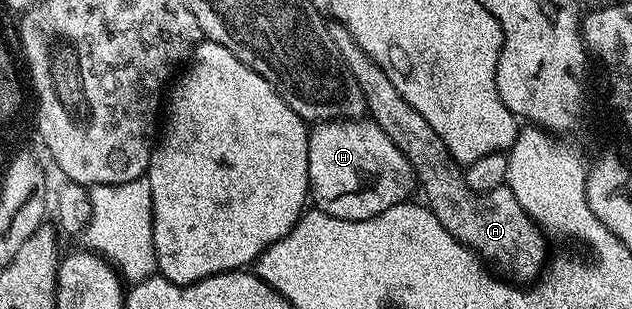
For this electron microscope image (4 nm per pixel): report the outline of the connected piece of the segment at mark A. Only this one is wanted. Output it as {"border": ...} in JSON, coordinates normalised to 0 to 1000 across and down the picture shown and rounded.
{"border":[[[522,68],[516,91],[544,210],[557,236],[557,249],[563,249],[563,275],[570,275],[584,382],[601,421],[614,430],[620,469],[627,469],[627,482],[639,495],[639,508],[655,544],[665,618],[674,628],[672,667],[679,670],[690,715],[696,715],[696,728],[703,728],[703,741],[709,741],[709,754],[715,754],[722,780],[733,786],[742,812],[774,854],[790,893],[812,896],[820,909],[850,893],[867,851],[866,764],[823,663],[813,615],[799,599],[764,621],[741,612],[733,531],[723,528],[712,505],[712,485],[701,476],[690,417],[684,417],[684,405],[677,405],[677,392],[671,392],[671,379],[665,379],[665,366],[658,366],[658,353],[652,353],[652,340],[646,340],[646,327],[633,314],[633,288],[620,275],[614,236],[608,236],[608,223],[601,223],[601,210],[595,210],[595,197],[589,197],[589,184],[582,184],[576,159],[570,159],[560,113],[551,107],[543,74]]]}

